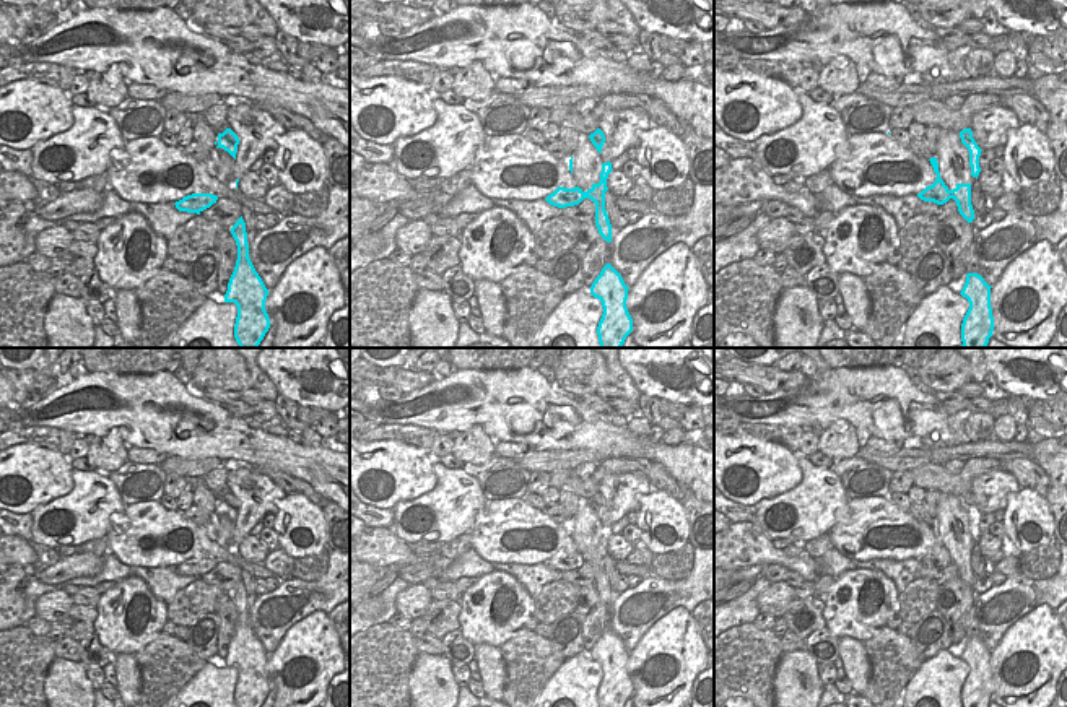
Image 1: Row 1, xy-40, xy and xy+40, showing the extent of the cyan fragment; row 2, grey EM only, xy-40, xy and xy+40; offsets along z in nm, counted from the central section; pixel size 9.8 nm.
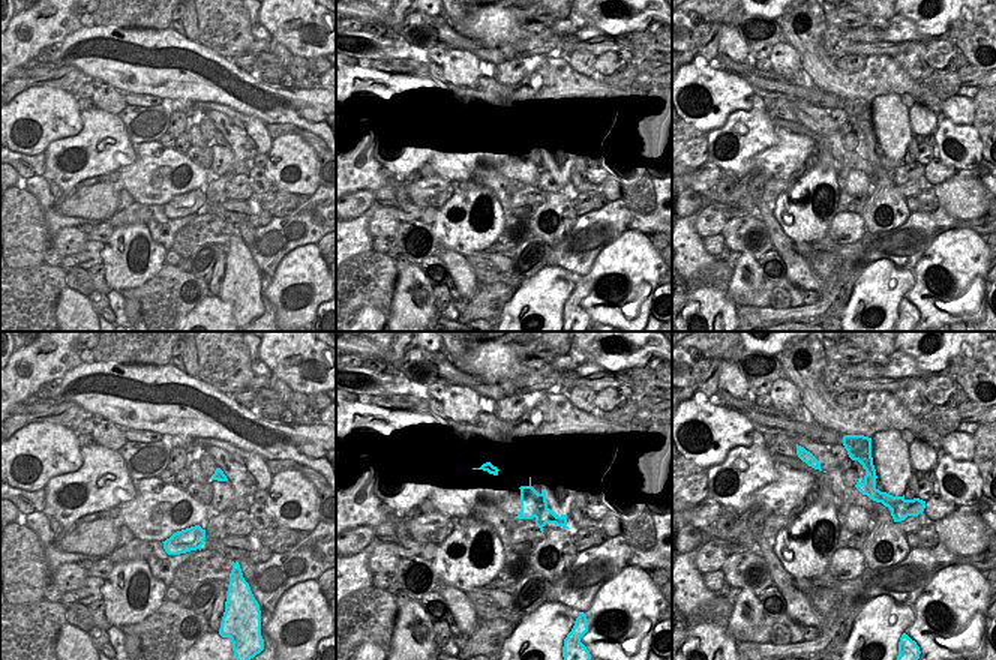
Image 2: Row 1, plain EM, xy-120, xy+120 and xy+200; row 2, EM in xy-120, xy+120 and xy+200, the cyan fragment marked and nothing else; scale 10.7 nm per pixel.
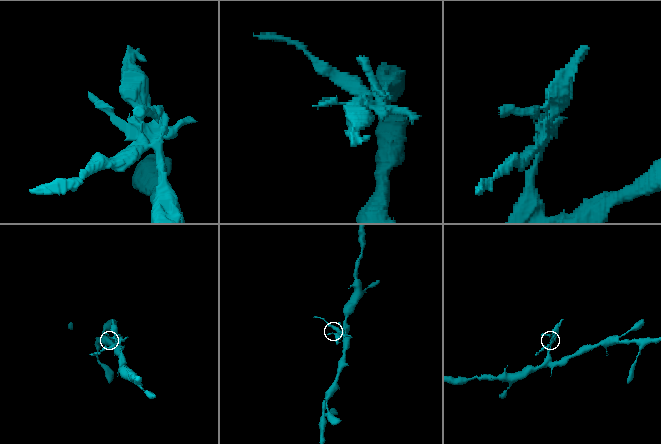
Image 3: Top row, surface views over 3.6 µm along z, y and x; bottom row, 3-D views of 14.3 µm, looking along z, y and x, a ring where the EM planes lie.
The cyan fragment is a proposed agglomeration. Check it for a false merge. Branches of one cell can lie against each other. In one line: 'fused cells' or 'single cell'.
fused cells

